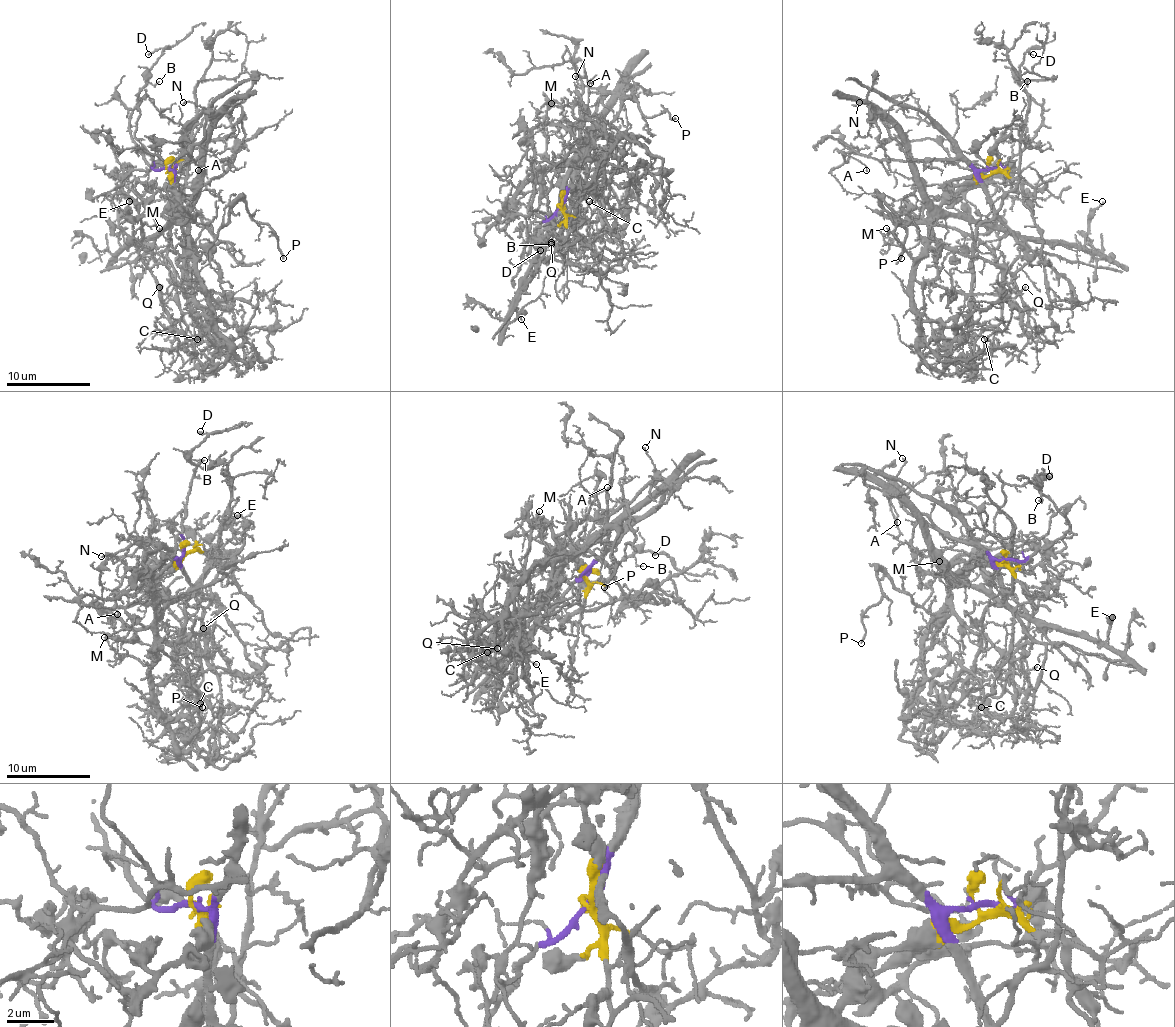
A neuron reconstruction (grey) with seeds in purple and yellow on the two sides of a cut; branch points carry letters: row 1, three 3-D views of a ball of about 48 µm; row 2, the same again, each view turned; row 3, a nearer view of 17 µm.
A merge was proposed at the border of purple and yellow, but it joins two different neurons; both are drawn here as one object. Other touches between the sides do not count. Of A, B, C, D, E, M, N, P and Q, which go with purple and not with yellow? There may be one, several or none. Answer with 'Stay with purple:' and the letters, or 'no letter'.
Stay with purple: A, B, D, N

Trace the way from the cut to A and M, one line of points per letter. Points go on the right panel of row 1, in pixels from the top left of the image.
A: (991, 168), (976, 168), (961, 160), (877, 160), (854, 151), (843, 151), (856, 158), (867, 170)
M: (991, 168), (989, 175), (976, 175), (947, 196), (932, 221), (928, 246), (917, 257), (890, 246), (886, 227)

